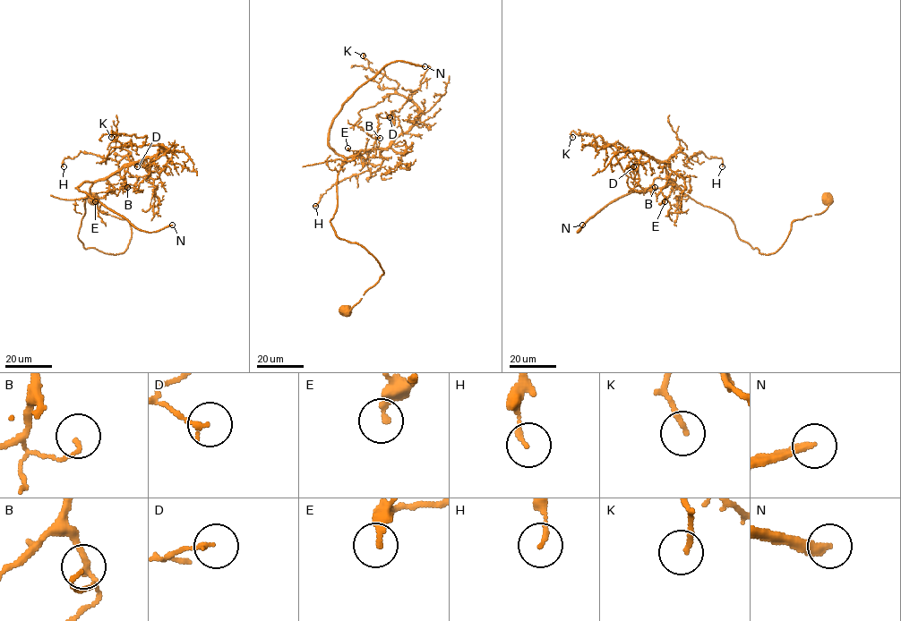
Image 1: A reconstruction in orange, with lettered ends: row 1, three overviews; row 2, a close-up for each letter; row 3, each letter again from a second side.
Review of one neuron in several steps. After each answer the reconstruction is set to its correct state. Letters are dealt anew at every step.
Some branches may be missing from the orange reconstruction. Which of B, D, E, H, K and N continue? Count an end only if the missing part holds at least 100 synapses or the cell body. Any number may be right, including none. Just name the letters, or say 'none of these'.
N

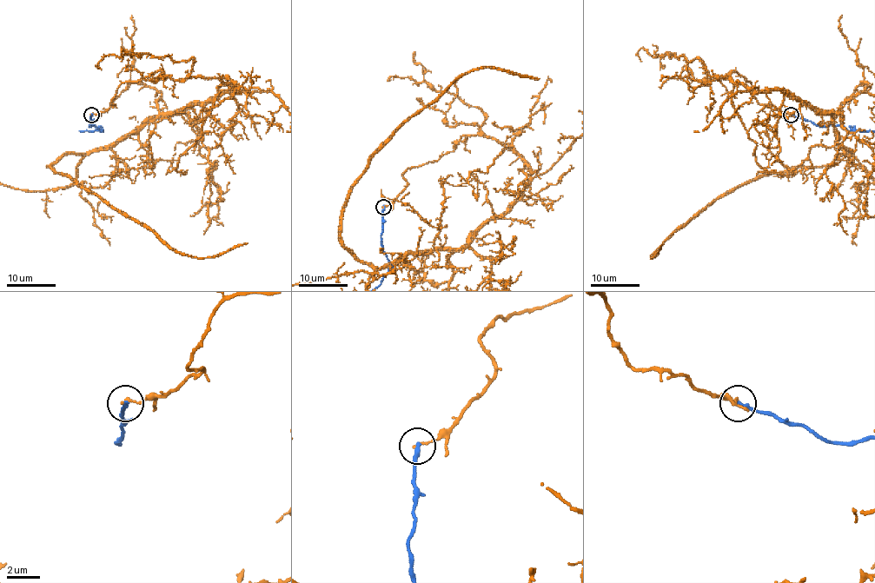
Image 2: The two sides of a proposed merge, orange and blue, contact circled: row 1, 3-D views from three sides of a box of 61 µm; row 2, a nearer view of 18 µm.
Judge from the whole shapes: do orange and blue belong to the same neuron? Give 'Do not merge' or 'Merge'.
Do not merge

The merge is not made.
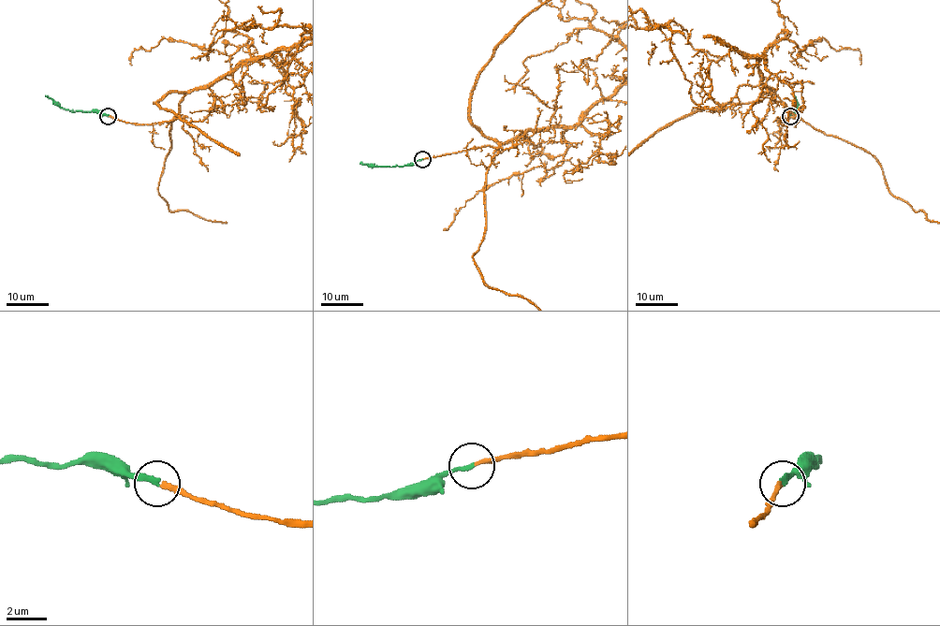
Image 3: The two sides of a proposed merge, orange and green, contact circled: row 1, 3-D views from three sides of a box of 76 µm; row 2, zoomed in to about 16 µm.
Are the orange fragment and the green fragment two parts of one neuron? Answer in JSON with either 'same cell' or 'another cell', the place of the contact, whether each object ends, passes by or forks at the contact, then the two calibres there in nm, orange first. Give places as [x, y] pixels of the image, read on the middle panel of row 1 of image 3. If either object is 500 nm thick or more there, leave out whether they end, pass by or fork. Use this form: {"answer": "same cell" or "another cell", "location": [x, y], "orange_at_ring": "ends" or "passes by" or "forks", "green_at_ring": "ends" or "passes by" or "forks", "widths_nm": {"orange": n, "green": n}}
{"answer": "same cell", "location": [422, 159], "orange_at_ring": "ends", "green_at_ring": "ends", "widths_nm": {"orange": 200, "green": 240}}

